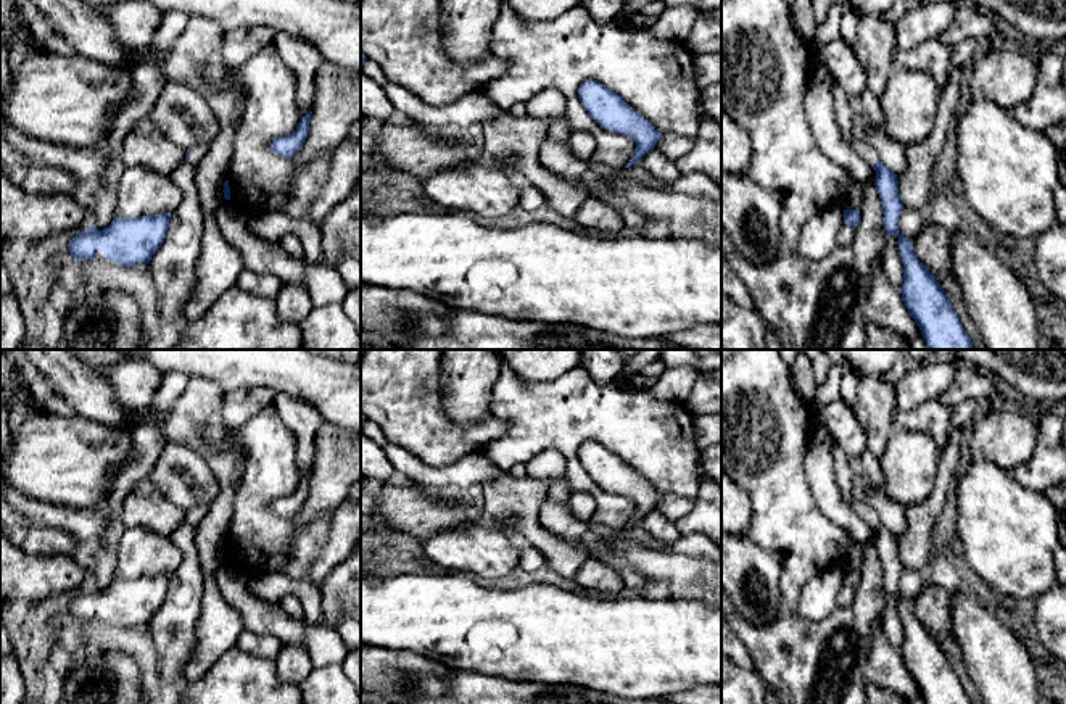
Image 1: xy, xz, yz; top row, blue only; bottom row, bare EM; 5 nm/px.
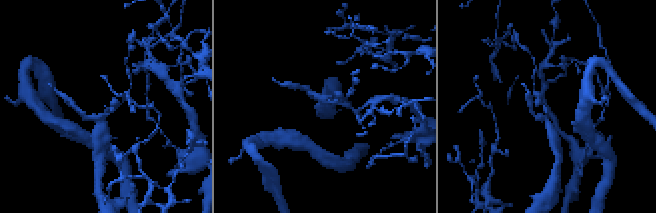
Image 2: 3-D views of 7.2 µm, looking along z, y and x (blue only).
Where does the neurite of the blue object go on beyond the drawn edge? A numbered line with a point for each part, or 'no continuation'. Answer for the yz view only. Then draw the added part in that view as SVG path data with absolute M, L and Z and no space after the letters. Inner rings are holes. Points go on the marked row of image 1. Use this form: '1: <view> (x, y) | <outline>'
1: yz (862, 149) | M855 139L850 147L871 166L878 163L878 155L876 151L866 145L865 142Z

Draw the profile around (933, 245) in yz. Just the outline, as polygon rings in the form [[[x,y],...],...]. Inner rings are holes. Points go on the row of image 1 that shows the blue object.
[[[928,222],[913,242],[913,251],[932,275],[952,275],[950,234]]]

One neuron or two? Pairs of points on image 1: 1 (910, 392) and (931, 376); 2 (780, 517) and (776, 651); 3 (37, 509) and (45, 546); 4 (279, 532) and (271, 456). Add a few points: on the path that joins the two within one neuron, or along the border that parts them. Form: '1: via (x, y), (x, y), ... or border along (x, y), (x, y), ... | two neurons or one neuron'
1: via (915, 387), (926, 380) | one neuron
2: border along (781, 611), (794, 612) | two neurons
3: border along (31, 521), (65, 529), (73, 535) | two neurons
4: via (260, 513), (260, 484), (266, 476) | one neuron

